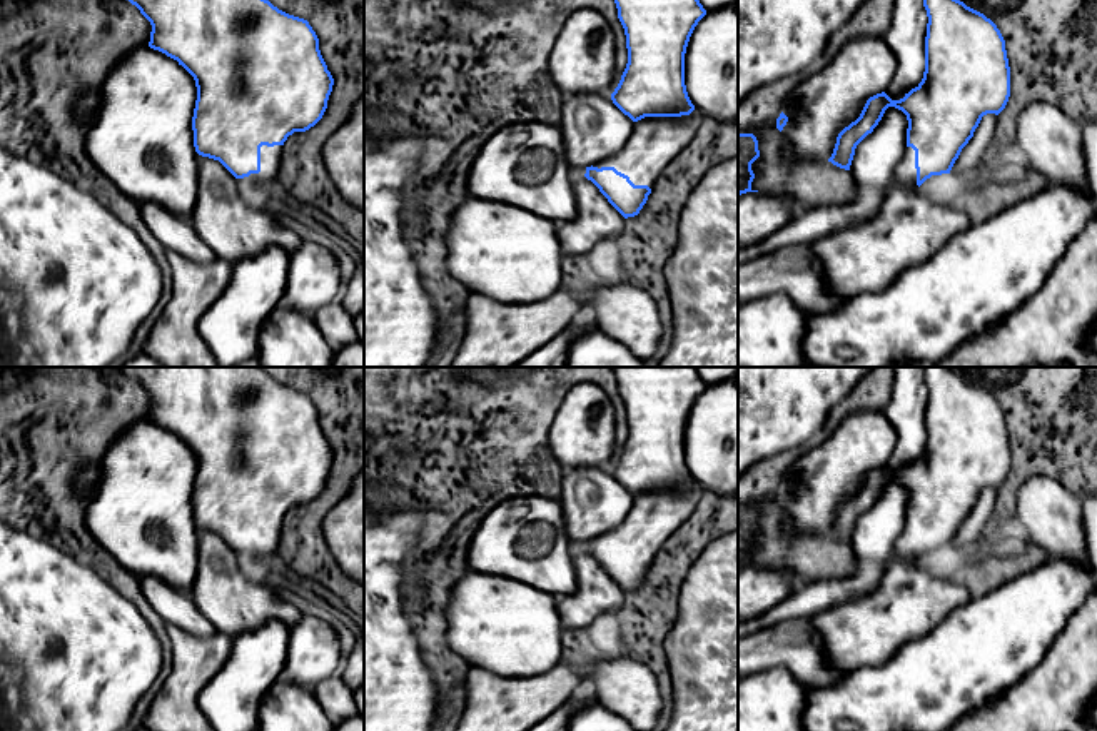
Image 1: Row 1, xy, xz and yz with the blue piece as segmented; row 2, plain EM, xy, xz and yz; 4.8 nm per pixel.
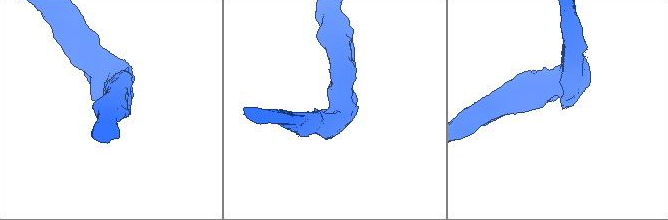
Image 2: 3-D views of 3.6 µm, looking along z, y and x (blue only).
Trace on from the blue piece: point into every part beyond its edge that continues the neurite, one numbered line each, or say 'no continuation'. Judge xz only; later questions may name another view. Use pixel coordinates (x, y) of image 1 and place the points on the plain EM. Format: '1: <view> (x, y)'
1: xz (655, 514)

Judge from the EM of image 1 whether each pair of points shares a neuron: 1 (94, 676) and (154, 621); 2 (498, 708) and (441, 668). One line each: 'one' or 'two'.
1: one
2: two

